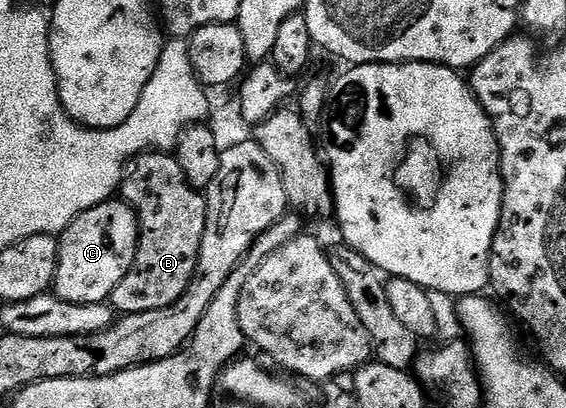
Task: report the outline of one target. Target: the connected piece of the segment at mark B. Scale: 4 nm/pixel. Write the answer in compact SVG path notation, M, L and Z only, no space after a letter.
M147 151L127 161L120 197L138 214L138 250L128 275L116 283L109 304L118 315L168 307L184 295L196 271L206 226L206 198L188 183L177 156L166 151Z

